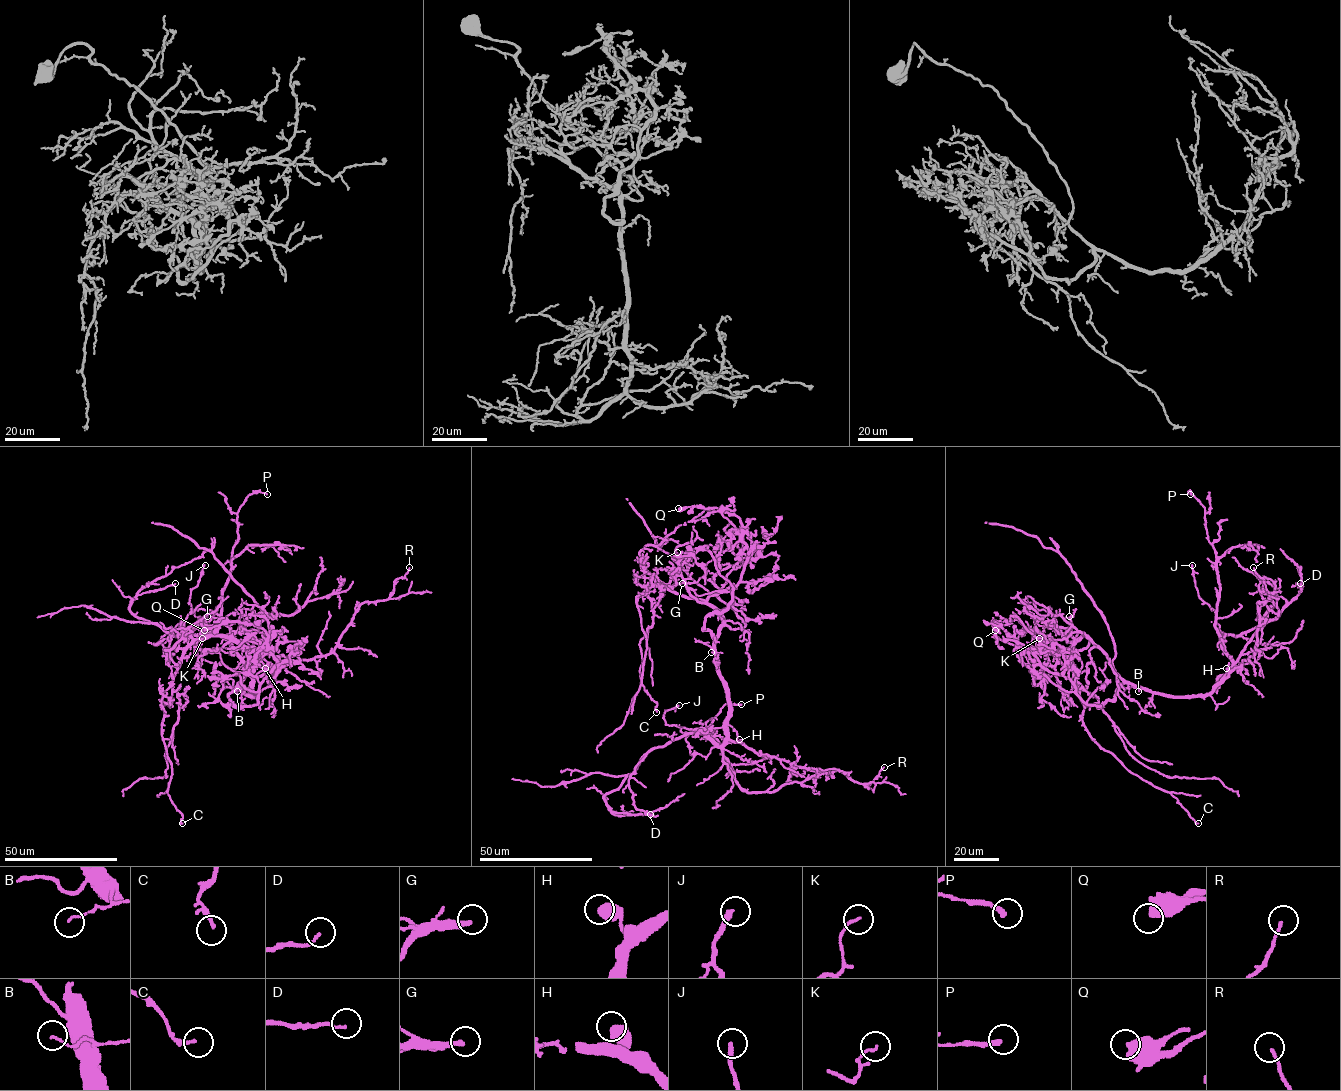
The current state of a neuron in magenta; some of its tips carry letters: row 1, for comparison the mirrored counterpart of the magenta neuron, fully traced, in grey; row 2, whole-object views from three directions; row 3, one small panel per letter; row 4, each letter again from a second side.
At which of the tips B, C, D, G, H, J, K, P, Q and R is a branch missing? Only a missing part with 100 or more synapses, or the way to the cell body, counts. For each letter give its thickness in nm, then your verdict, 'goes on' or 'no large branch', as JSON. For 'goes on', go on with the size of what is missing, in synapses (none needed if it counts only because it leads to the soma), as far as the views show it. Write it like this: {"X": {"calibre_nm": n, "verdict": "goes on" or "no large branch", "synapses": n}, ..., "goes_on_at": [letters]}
{"B": {"calibre_nm": 80, "verdict": "no large branch"}, "C": {"calibre_nm": 120, "verdict": "no large branch"}, "D": {"calibre_nm": 110, "verdict": "no large branch"}, "G": {"calibre_nm": 280, "verdict": "no large branch"}, "H": {"calibre_nm": 550, "verdict": "no large branch"}, "J": {"calibre_nm": 240, "verdict": "no large branch"}, "K": {"calibre_nm": 120, "verdict": "no large branch"}, "P": {"calibre_nm": 240, "verdict": "no large branch"}, "Q": {"calibre_nm": 600, "verdict": "no large branch"}, "R": {"calibre_nm": 130, "verdict": "no large branch"}, "goes_on_at": []}

